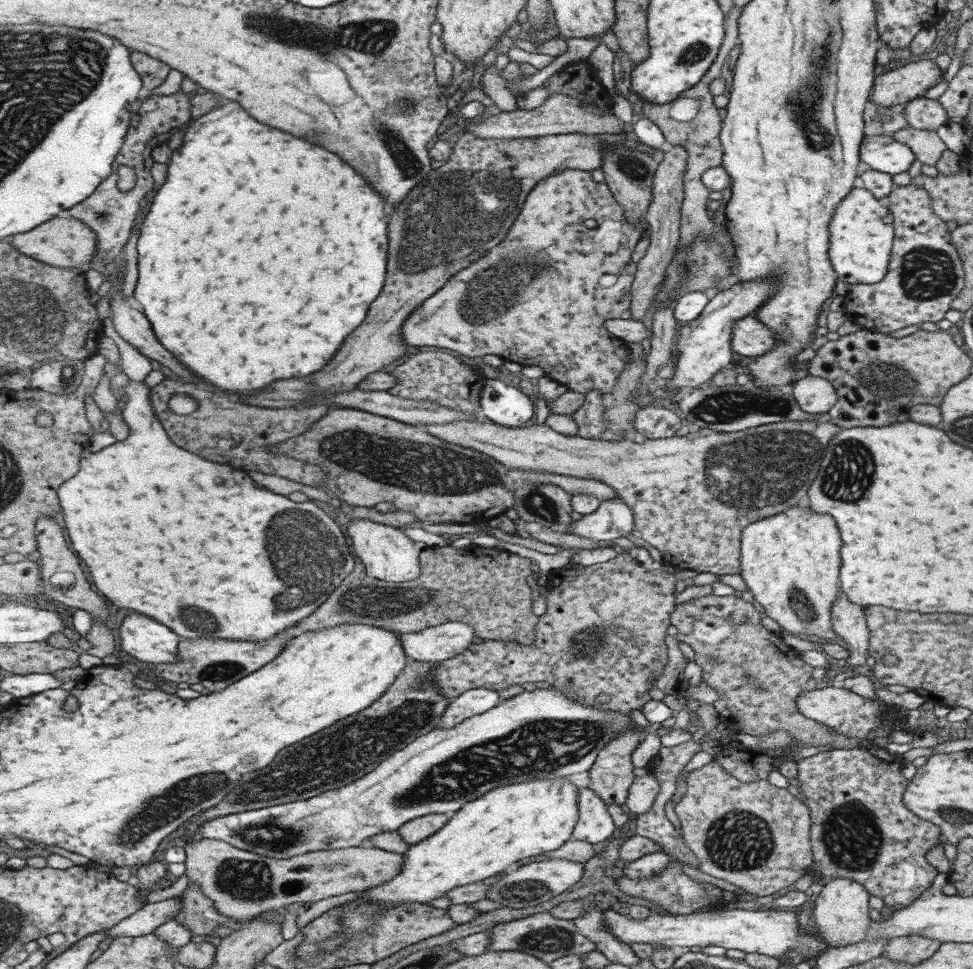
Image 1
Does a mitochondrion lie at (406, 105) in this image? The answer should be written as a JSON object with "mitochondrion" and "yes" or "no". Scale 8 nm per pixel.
{"mitochondrion":"yes"}

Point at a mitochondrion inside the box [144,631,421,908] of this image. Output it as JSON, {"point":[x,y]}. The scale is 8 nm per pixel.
{"point":[247,881]}

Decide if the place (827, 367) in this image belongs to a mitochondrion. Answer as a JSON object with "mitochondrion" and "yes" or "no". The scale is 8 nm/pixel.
{"mitochondrion":"no"}

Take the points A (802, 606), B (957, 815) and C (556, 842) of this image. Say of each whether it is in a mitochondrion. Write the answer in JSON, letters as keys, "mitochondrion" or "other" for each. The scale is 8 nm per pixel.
{"A":"mitochondrion","B":"mitochondrion","C":"other"}

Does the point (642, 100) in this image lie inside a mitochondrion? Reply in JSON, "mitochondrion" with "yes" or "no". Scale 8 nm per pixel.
{"mitochondrion":"no"}

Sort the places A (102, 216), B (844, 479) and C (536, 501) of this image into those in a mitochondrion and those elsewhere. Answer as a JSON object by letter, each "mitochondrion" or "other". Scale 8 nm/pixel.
{"A":"mitochondrion","B":"mitochondrion","C":"mitochondrion"}

